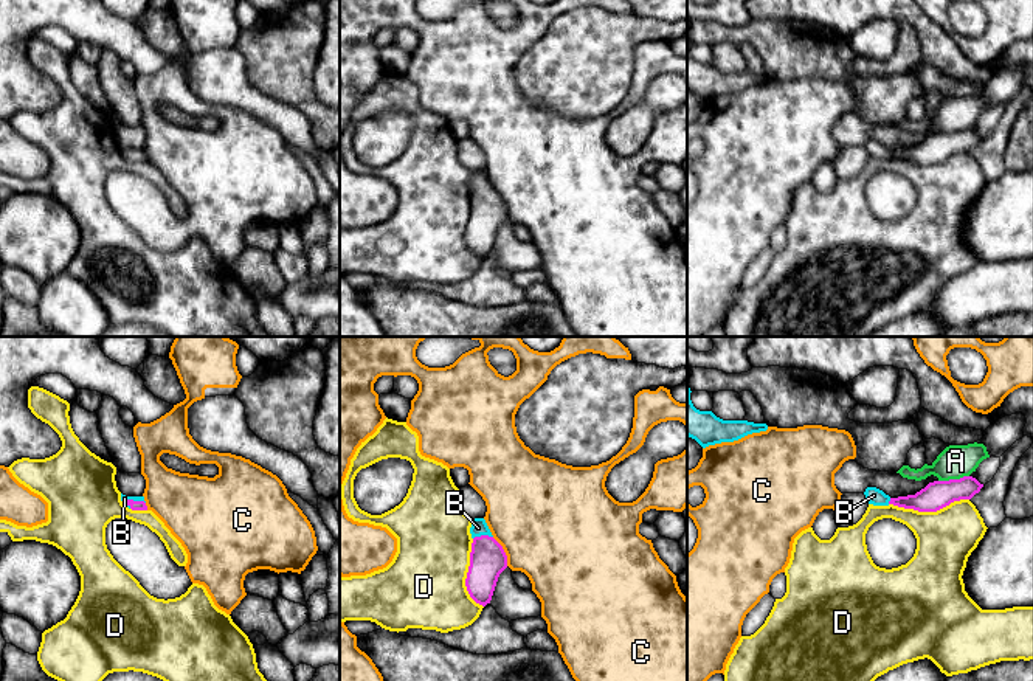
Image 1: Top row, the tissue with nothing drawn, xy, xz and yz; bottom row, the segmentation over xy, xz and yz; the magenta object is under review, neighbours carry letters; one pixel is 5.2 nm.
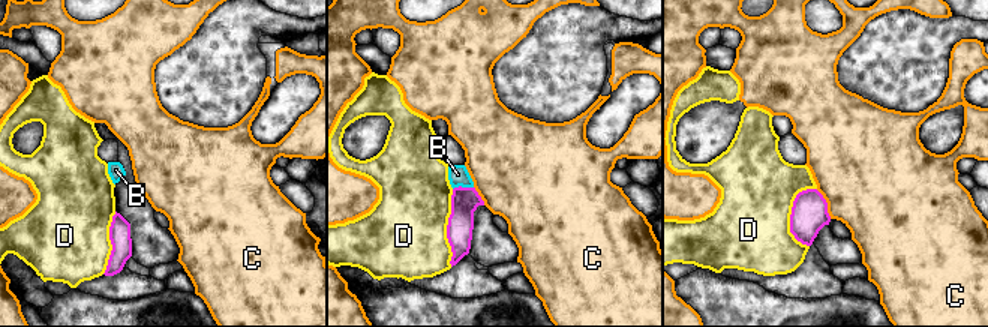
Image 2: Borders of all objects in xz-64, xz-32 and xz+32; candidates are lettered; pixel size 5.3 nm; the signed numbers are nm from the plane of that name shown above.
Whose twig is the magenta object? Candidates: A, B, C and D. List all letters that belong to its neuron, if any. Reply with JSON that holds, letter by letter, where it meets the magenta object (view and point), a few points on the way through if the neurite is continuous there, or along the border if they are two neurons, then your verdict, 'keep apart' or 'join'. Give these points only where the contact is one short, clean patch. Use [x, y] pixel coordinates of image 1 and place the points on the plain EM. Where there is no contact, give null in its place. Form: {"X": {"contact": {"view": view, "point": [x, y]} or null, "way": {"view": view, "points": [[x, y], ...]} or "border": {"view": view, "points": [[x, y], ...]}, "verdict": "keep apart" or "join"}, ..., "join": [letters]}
{"A": {"contact": {"view": "yz", "point": [953, 132]}, "verdict": "keep apart"}, "B": {"contact": {"view": "xz", "point": [483, 188]}, "way": {"view": "xz", "points": [[487, 211], [483, 188], [478, 180]]}, "verdict": "join"}, "C": {"contact": {"view": "xz", "point": [503, 203]}, "verdict": "keep apart"}, "D": {"contact": {"view": "yz", "point": [928, 163]}, "verdict": "keep apart"}, "join": ["B"]}

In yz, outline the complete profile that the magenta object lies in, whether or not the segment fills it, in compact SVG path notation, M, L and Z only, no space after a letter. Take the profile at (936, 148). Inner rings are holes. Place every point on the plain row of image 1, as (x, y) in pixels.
M963 129L960 132L949 133L934 133L915 147L890 150L883 143L876 140L867 140L864 147L869 157L873 158L898 158L904 161L914 161L918 164L937 164L954 154L971 152L980 144L983 137L980 137L973 129Z

